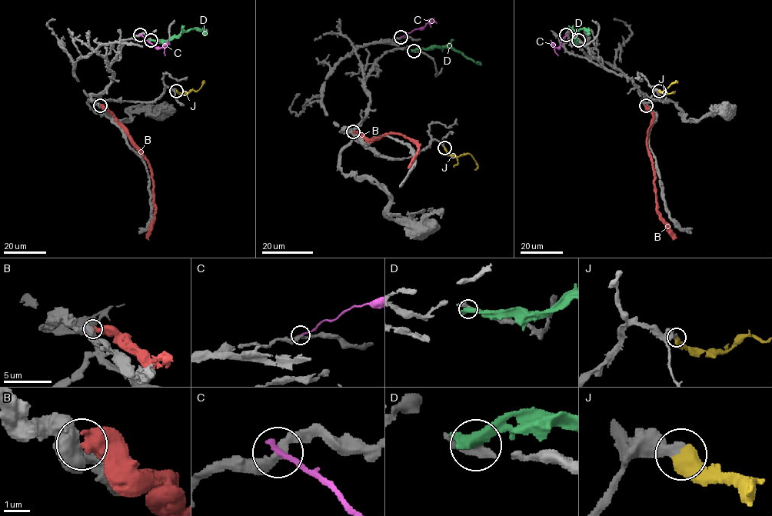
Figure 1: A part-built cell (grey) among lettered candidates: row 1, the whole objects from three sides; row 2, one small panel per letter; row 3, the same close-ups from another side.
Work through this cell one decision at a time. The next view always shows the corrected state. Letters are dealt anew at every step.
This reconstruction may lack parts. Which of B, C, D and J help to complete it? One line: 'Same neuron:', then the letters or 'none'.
Same neuron: J

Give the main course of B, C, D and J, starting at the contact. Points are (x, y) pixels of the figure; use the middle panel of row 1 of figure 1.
B: (354, 132), (361, 132), (372, 141), (389, 133), (397, 133), (420, 144), (408, 168)
C: (401, 37), (429, 22), (430, 27)
D: (414, 51), (431, 46), (449, 46), (478, 63)
J: (444, 148), (448, 154), (456, 156), (470, 154), (477, 162), (474, 169)

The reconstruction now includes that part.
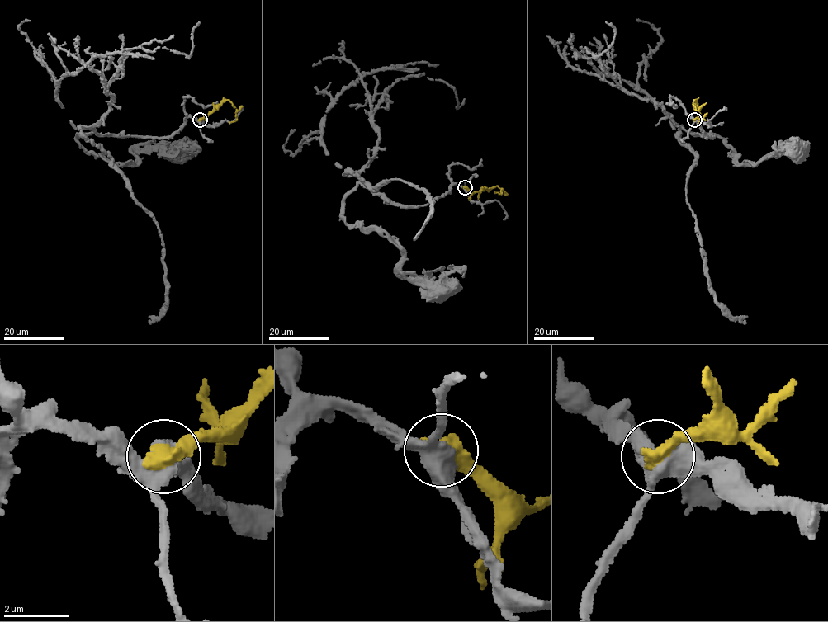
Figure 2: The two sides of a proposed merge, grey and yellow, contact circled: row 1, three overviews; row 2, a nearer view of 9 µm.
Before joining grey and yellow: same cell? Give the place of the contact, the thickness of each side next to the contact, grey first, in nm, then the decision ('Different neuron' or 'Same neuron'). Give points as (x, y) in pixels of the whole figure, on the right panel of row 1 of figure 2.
Place: (694, 120). Thickness 480 nm (grey) against 550 nm. Different neuron

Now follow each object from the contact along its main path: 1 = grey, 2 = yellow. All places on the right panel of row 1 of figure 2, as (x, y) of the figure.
1: (694, 120), (707, 137), (713, 137), (690, 133), (722, 139), (739, 164), (783, 150), (799, 153)
2: (694, 120), (700, 115), (695, 100), (693, 103), (701, 120), (697, 124)

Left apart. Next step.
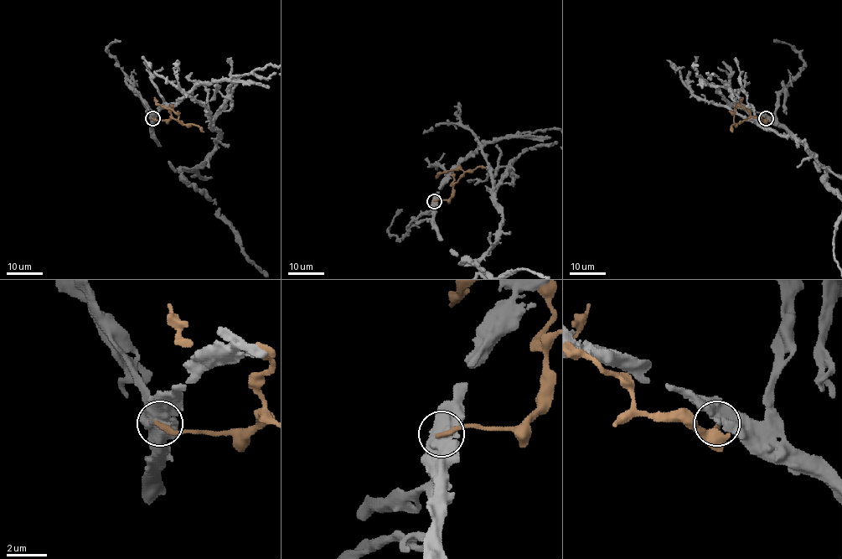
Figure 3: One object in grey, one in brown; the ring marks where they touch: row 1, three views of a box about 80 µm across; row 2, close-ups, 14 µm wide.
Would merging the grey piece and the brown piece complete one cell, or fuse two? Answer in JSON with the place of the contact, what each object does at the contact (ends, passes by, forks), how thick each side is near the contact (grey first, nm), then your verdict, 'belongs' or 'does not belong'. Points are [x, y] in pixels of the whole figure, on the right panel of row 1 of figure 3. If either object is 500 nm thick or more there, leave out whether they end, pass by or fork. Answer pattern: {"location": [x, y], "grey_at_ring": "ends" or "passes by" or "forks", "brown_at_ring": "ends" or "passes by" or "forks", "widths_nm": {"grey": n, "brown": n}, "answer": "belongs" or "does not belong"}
{"location": [766, 118], "widths_nm": {"grey": 700, "brown": 280}, "answer": "does not belong"}

